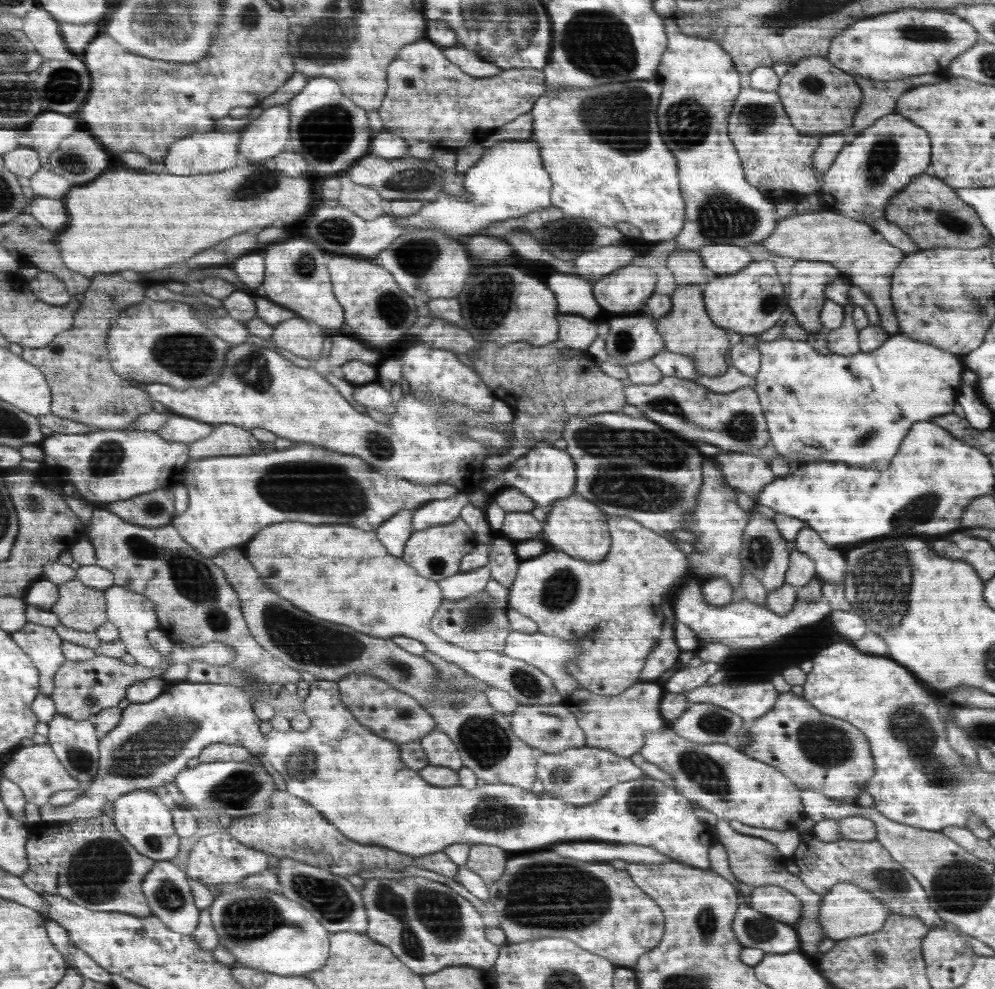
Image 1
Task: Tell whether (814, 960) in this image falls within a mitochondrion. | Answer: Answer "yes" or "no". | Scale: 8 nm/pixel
no

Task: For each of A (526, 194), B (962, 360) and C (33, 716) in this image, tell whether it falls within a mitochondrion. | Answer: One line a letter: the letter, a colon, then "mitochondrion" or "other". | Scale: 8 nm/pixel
A: other
B: other
C: other

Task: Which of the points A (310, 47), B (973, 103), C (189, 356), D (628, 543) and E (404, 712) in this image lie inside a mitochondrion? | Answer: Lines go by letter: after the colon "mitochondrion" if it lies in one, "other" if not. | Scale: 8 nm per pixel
A: mitochondrion
B: other
C: mitochondrion
D: other
E: mitochondrion

